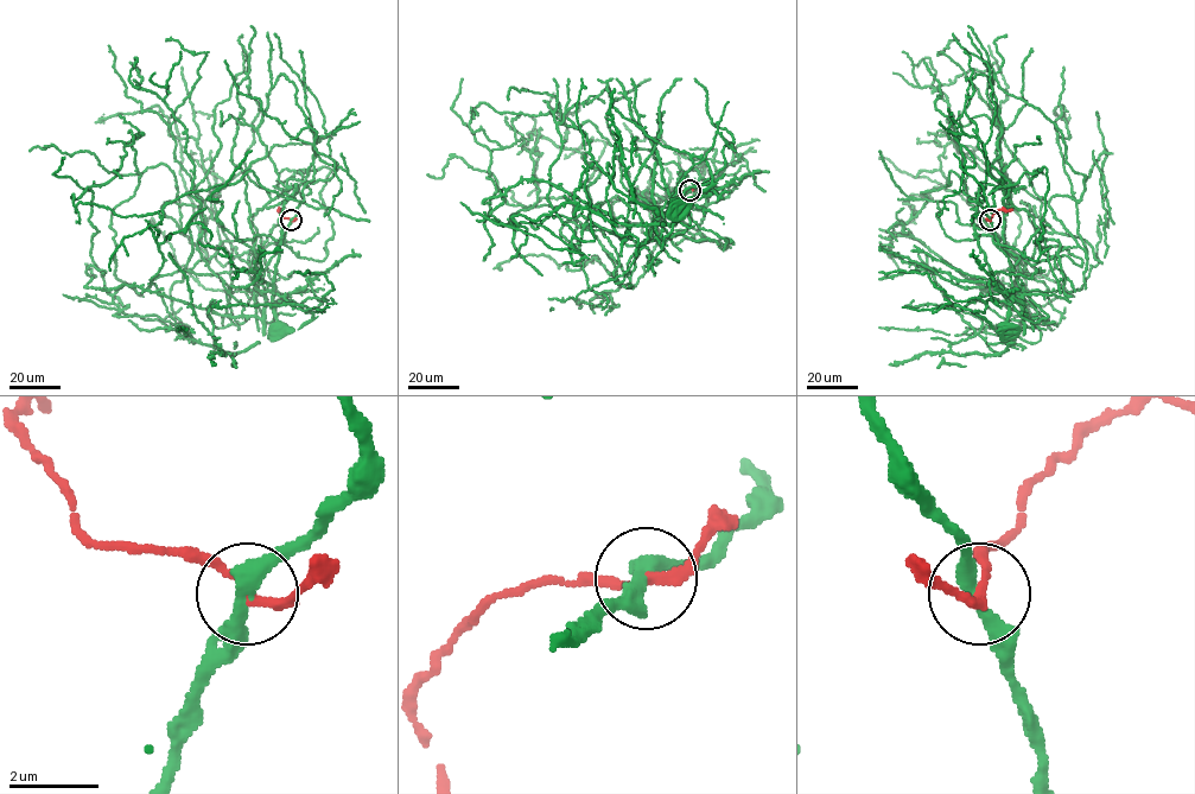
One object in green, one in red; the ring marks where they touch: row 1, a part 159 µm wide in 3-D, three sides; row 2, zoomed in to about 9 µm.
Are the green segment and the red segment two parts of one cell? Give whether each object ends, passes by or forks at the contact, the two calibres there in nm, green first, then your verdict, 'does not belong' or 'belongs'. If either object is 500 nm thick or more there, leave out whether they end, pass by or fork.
green passes by; red passes by; 360 nm thick on the green side, 200 nm on the other; does not belong

